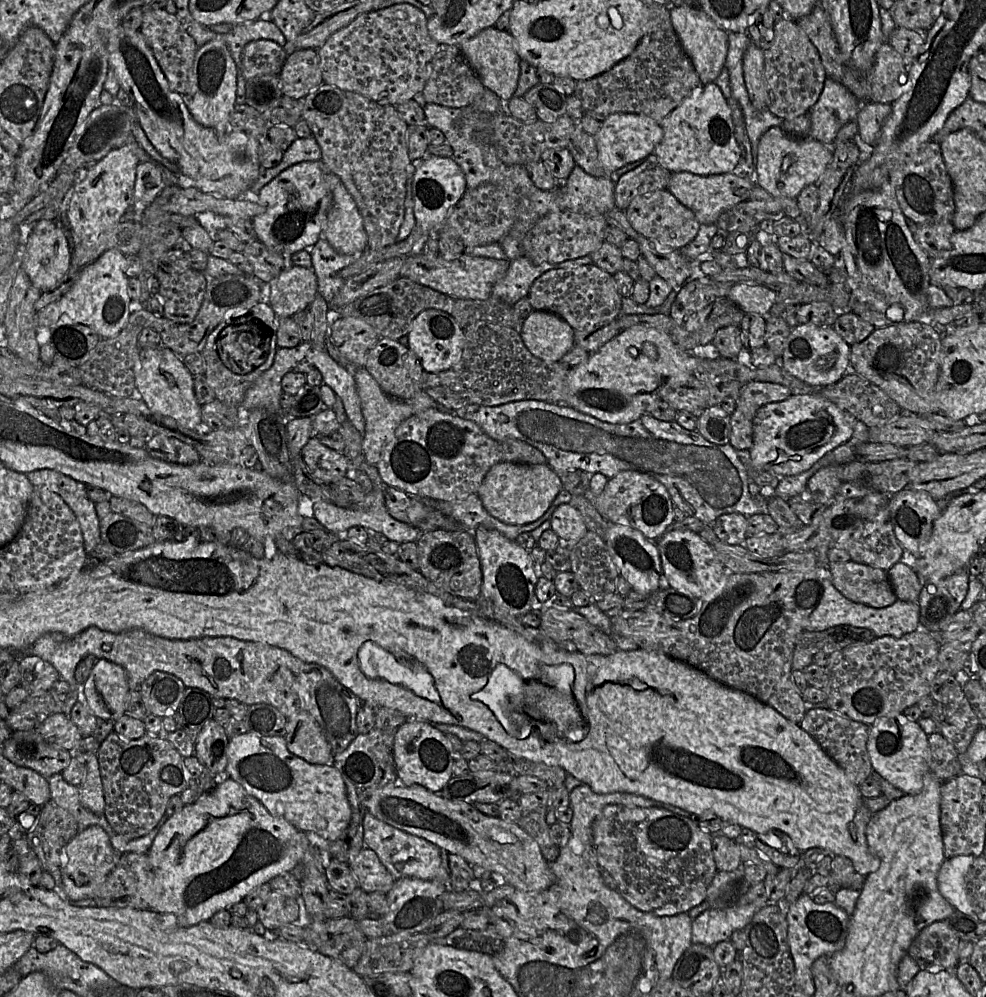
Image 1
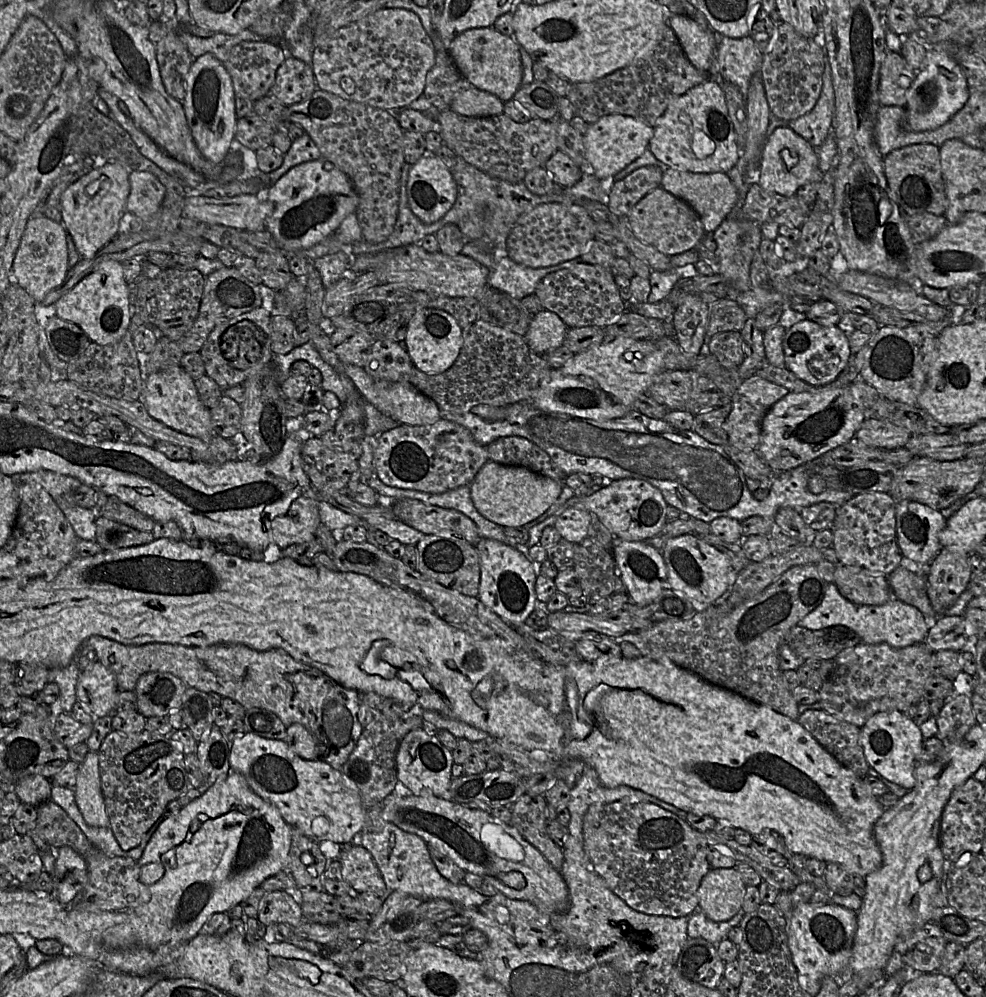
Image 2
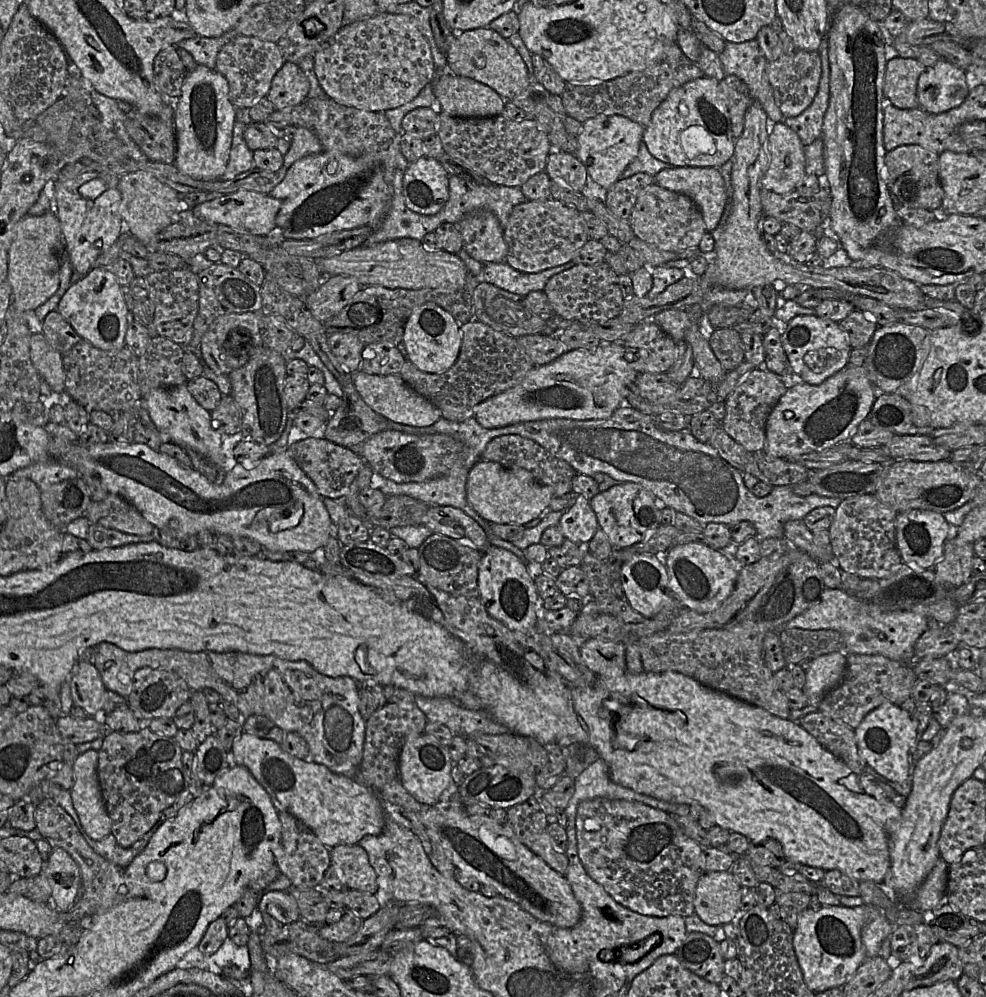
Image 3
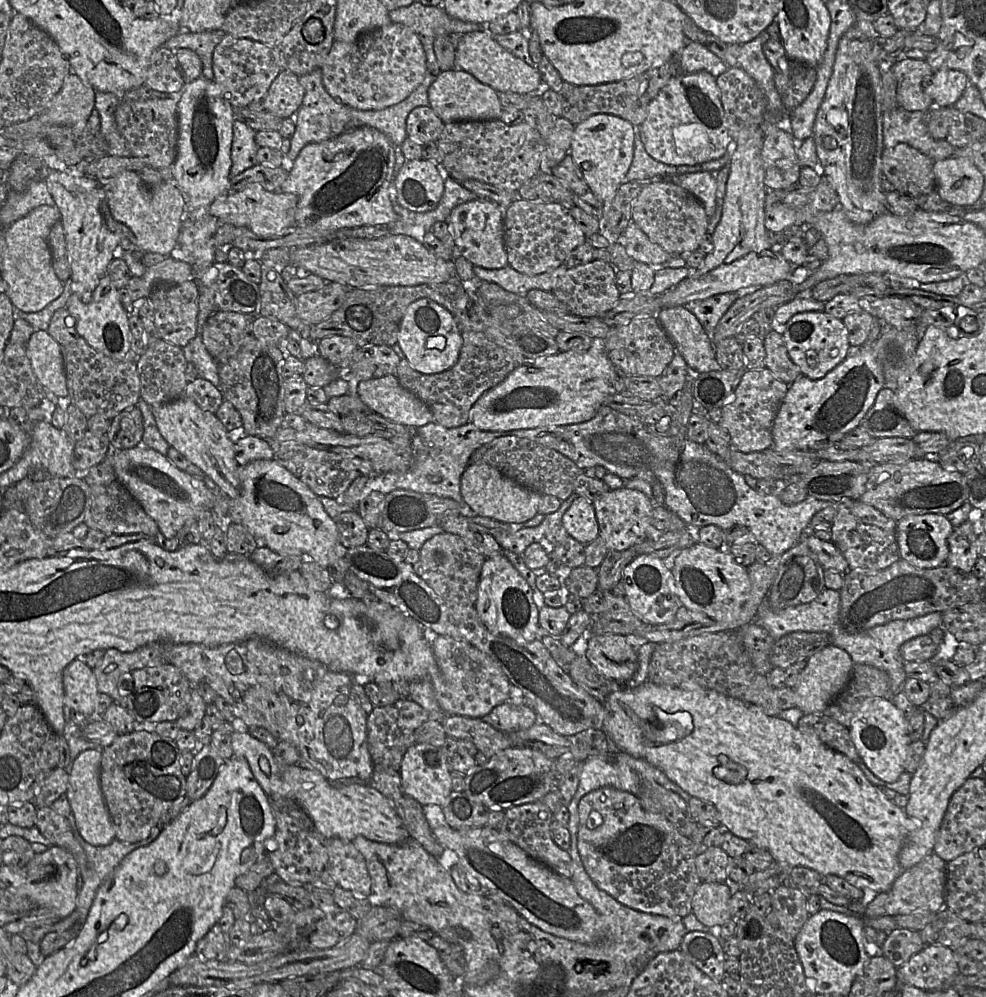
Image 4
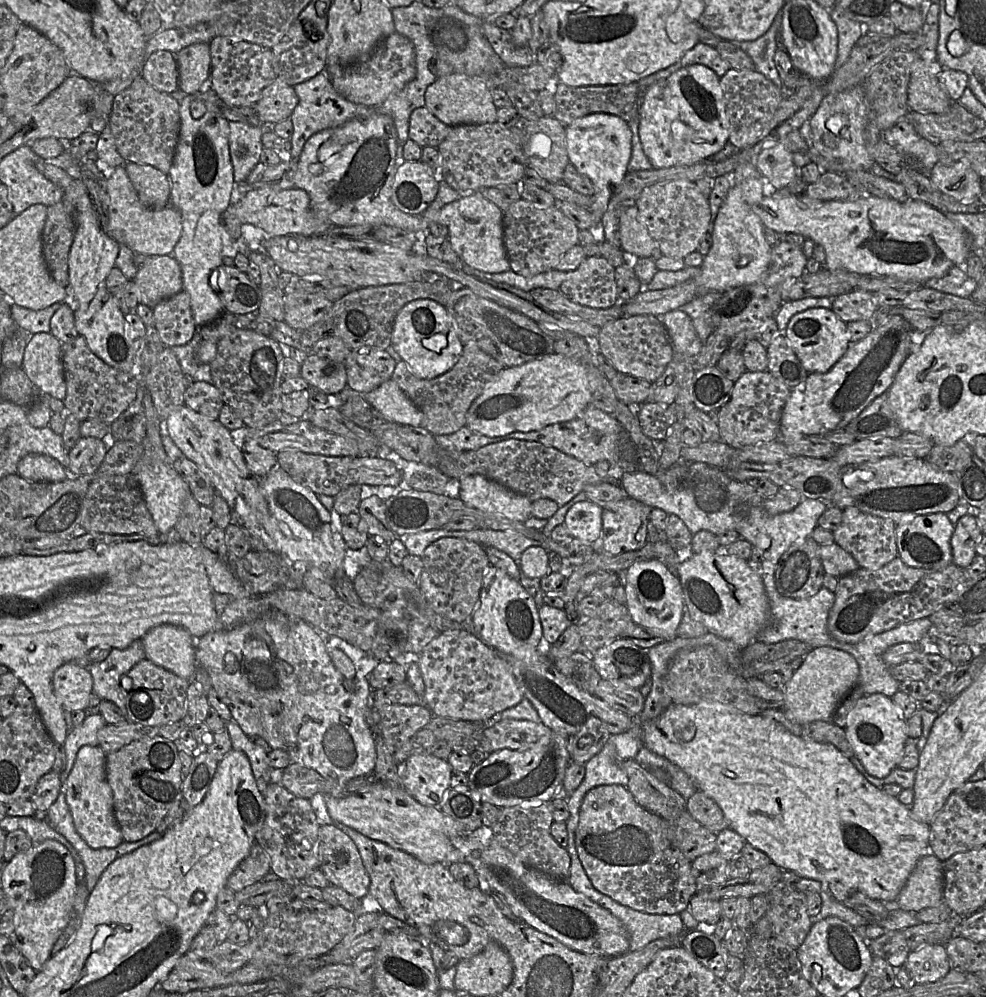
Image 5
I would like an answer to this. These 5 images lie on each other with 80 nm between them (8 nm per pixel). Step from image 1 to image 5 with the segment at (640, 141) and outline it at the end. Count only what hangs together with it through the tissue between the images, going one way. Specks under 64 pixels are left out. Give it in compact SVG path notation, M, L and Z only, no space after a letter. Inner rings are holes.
M591 113L575 119L566 126L568 158L578 172L587 176L594 185L595 193L588 209L594 218L594 226L600 224L614 190L628 172L632 153L632 131L626 121L609 113Z

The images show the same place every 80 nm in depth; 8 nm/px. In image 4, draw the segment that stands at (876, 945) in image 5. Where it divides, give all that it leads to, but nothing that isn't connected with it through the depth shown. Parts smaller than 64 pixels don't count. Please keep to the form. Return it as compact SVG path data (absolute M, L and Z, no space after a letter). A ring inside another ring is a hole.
M898 927L888 934L881 953L898 968L925 946L919 931Z

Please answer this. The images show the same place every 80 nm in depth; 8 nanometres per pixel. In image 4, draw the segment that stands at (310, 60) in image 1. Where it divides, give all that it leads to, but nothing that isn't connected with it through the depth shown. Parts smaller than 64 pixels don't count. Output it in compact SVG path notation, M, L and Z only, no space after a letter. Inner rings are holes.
M282 69L262 99L265 111L282 119L293 118L305 96L300 77Z

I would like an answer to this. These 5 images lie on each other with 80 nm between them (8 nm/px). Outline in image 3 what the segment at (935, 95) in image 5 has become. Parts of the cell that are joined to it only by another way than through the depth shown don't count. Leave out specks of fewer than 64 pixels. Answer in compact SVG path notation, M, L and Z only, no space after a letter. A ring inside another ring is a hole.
M896 56L889 59L884 75L886 103L899 109L918 108L917 83L925 69L916 58Z

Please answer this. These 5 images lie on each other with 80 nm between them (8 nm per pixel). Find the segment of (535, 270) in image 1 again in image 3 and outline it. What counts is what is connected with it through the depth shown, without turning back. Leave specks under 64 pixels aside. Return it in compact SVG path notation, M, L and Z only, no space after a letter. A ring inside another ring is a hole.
M571 260L560 266L543 270L537 273L525 273L511 267L506 261L487 263L482 269L482 282L494 284L508 292L526 296L532 291L543 291L548 280L564 270L573 267Z

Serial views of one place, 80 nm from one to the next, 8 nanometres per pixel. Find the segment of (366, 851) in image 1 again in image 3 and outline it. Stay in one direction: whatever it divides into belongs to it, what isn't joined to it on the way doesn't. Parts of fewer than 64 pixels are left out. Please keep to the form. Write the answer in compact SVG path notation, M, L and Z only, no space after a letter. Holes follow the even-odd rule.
M358 844L336 845L329 849L332 866L345 889L376 894L377 874L366 851Z

